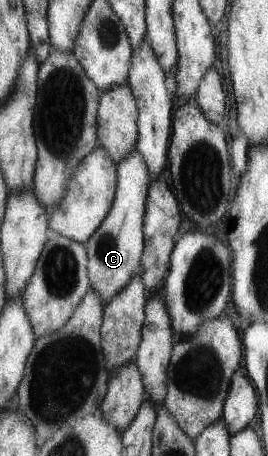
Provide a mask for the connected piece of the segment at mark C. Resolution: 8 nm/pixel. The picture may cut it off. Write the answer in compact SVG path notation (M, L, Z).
M137 147L119 160L119 164L116 164L116 174L113 204L103 222L95 228L84 244L87 255L87 278L90 287L99 294L103 304L107 304L115 294L119 294L119 290L127 286L135 274L140 274L140 256L143 250L142 224L150 181L147 166L141 154L137 152Z

